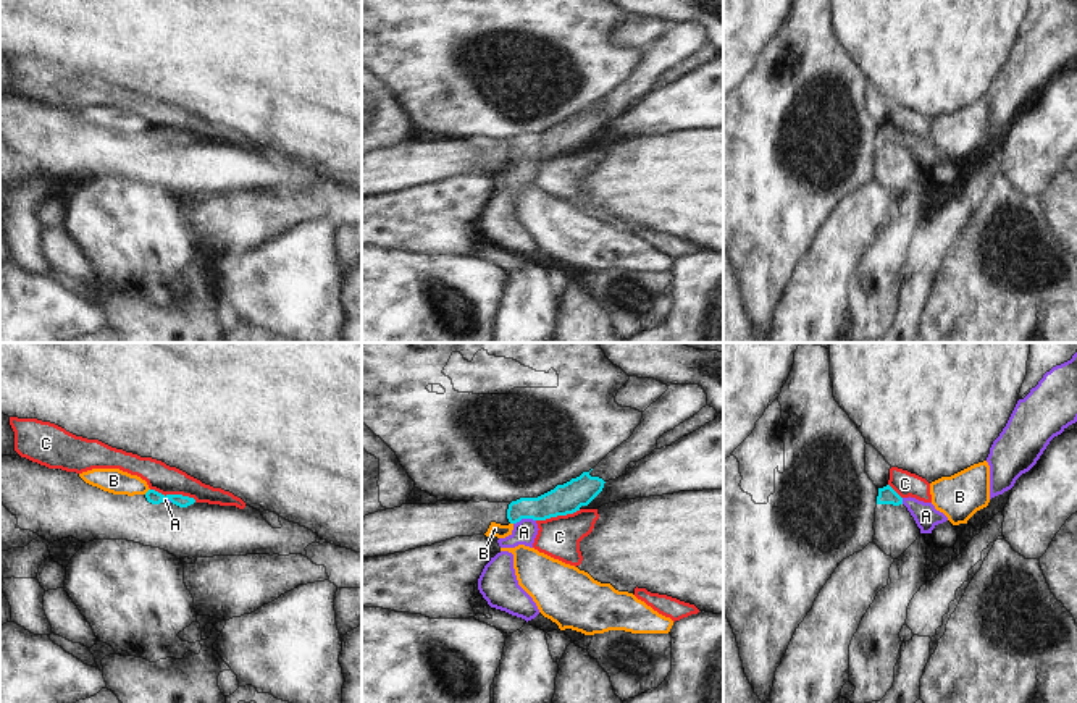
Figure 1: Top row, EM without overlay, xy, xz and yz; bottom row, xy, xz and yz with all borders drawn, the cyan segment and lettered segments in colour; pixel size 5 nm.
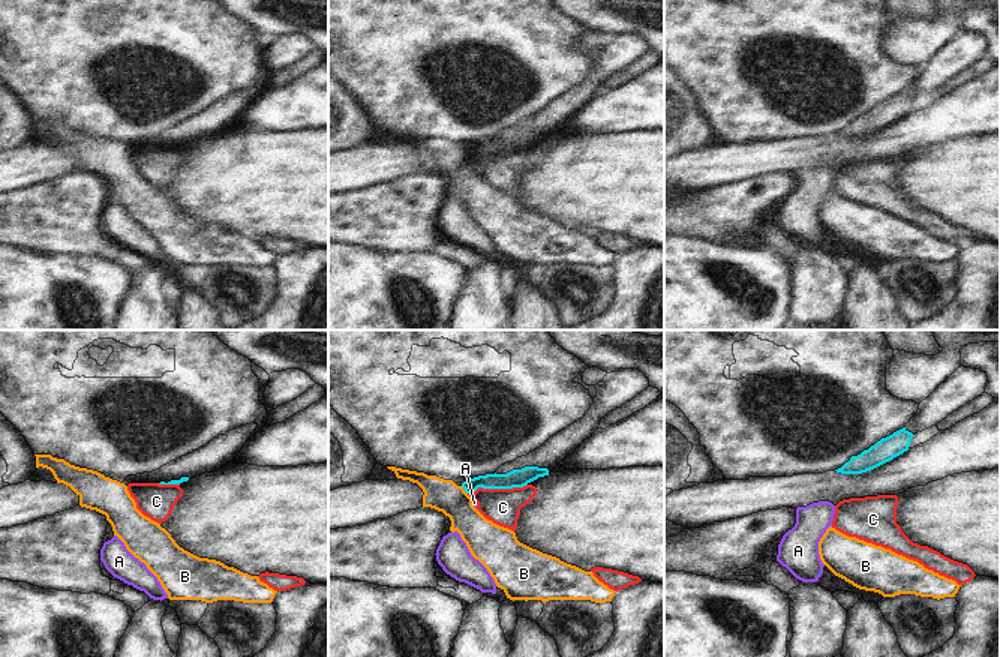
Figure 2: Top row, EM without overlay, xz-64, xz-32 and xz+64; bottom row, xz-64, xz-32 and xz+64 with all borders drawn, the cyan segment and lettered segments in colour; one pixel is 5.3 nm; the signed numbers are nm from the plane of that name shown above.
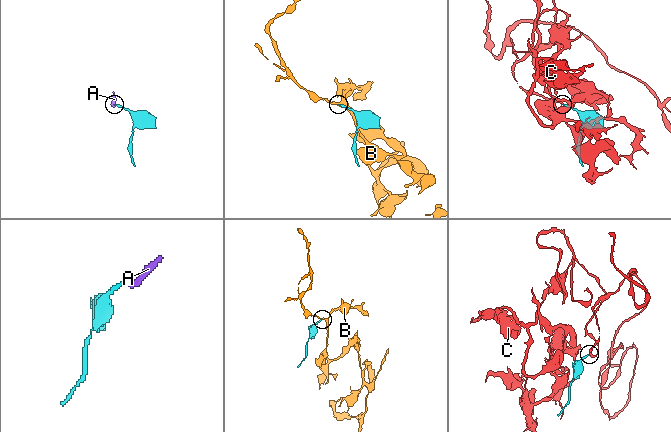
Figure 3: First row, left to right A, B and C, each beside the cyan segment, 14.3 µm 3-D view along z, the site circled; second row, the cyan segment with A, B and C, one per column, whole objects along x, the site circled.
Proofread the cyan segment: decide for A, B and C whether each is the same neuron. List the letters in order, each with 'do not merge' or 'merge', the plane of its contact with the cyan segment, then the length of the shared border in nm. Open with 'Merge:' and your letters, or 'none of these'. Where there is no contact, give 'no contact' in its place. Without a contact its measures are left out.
Merge: A
A: merge; meets cyan in xz; contact 110 nm long
B: do not merge; meets cyan in xy; contact 40 nm long
C: do not merge; meets cyan in xy; contact 240 nm long

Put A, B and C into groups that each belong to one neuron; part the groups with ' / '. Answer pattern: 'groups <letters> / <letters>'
groups A / B / C

